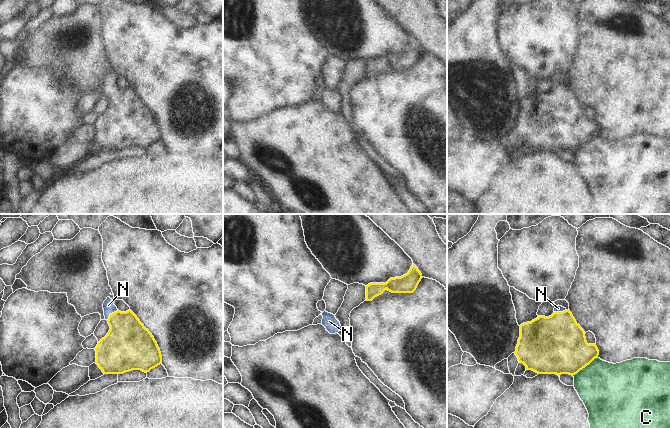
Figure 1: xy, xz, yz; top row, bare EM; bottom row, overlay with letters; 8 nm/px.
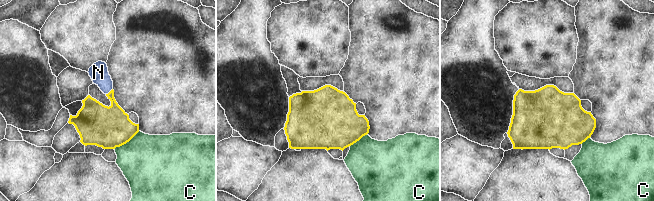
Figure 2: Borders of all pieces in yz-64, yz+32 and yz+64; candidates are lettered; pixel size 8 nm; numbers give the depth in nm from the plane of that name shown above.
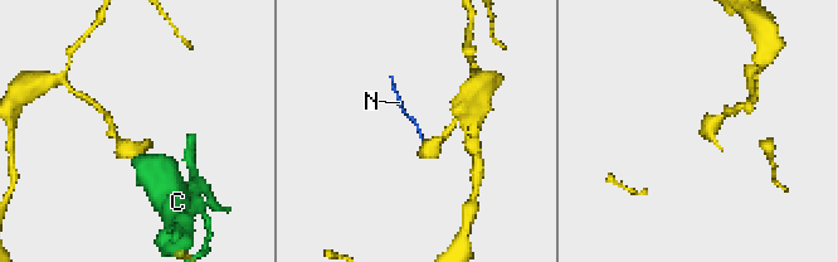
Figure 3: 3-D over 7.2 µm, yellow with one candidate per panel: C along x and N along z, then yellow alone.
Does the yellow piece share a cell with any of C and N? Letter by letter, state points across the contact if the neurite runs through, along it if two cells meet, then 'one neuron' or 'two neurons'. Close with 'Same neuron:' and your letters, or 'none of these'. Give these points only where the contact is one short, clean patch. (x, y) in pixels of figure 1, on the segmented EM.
C: border yz (597, 357), (572, 375); two neurons
N: way xy (128, 340), (126, 329), (111, 314), (108, 305); one neuron
Same neuron: N

